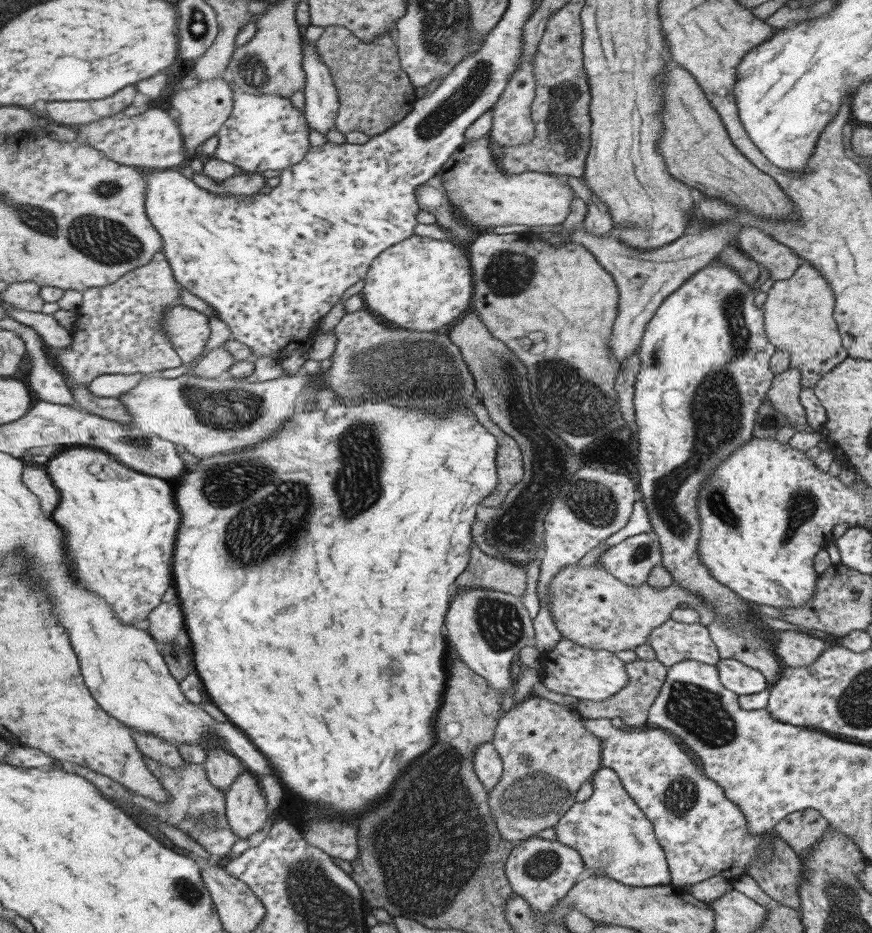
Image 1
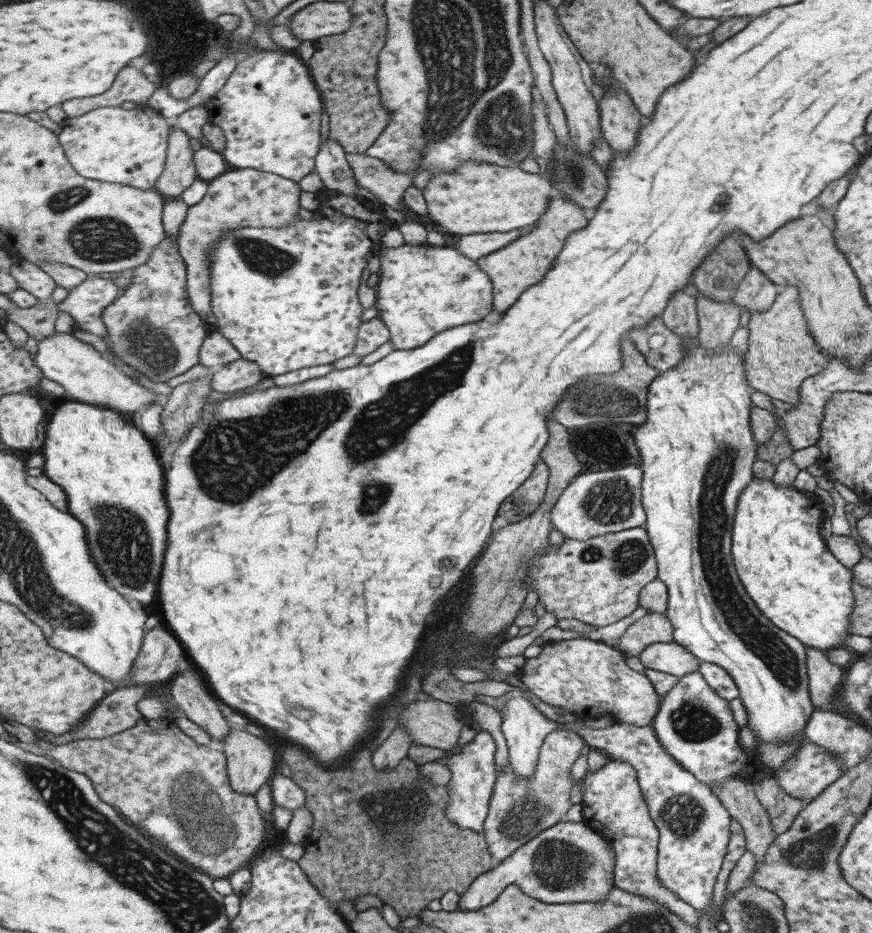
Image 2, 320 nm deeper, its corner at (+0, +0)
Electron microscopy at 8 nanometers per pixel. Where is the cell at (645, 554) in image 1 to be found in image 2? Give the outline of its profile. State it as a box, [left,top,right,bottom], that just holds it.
[526,527,656,626]

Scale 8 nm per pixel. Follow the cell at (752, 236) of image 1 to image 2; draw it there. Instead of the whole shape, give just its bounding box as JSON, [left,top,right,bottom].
[731,266,779,312]

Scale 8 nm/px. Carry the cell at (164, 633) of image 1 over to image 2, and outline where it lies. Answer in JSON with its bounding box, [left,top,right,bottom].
[130,630,197,684]

